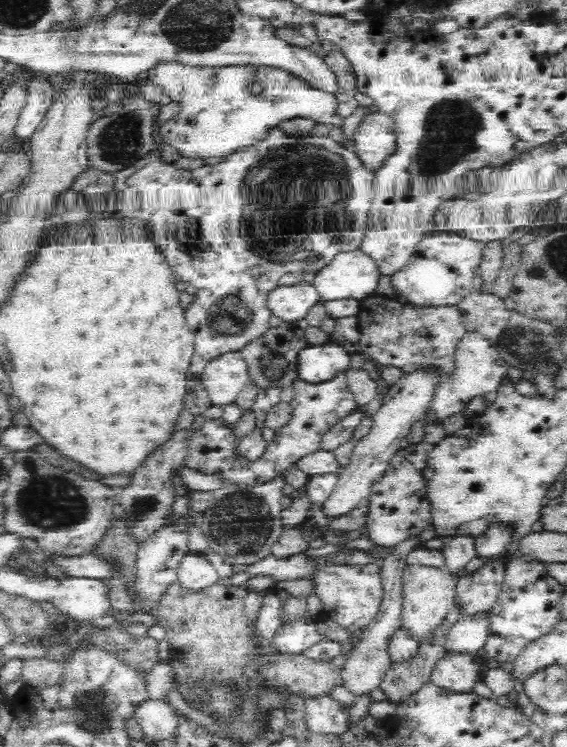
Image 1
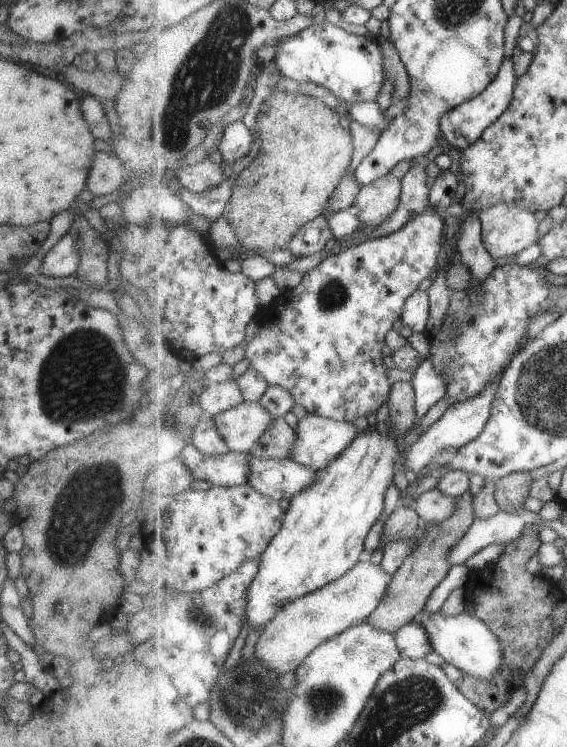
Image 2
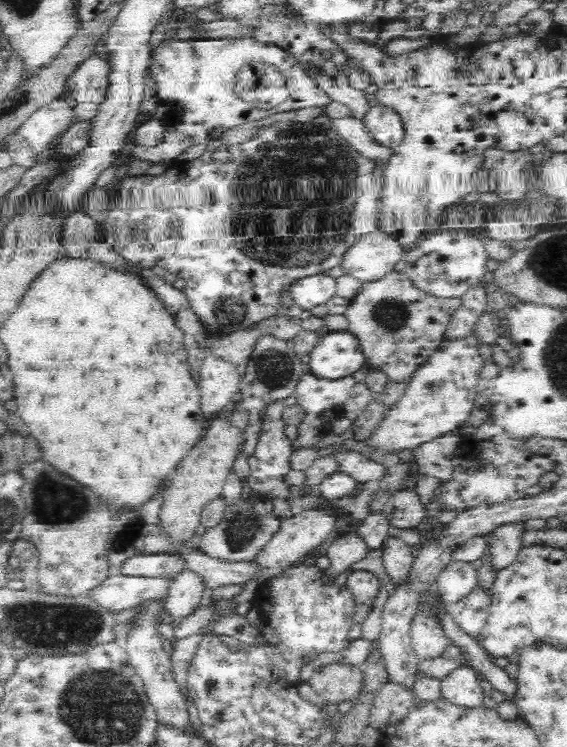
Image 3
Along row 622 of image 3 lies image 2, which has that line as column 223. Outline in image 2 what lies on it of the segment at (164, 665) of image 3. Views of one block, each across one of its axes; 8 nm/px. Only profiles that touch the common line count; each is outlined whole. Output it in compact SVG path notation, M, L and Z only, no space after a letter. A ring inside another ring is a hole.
M241 119L228 125L219 147L223 160L235 163L246 156L251 150L253 135L252 130Z

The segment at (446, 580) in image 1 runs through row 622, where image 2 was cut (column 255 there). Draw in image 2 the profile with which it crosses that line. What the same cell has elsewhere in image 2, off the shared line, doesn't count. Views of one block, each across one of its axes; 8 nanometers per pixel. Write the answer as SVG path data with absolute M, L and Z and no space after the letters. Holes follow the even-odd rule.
M244 401L239 406L215 417L219 434L232 451L253 451L261 434L273 423L274 417L257 401Z

